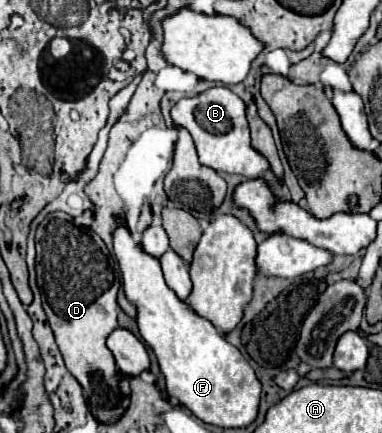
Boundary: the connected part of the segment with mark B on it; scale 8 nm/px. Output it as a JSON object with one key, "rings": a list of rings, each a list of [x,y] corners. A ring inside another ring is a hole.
{"rings":[[[211,87],[195,97],[183,97],[171,109],[173,123],[185,127],[197,147],[201,165],[207,165],[223,173],[239,173],[245,177],[257,177],[267,173],[269,161],[251,145],[249,125],[245,119],[245,103],[227,87]]]}

